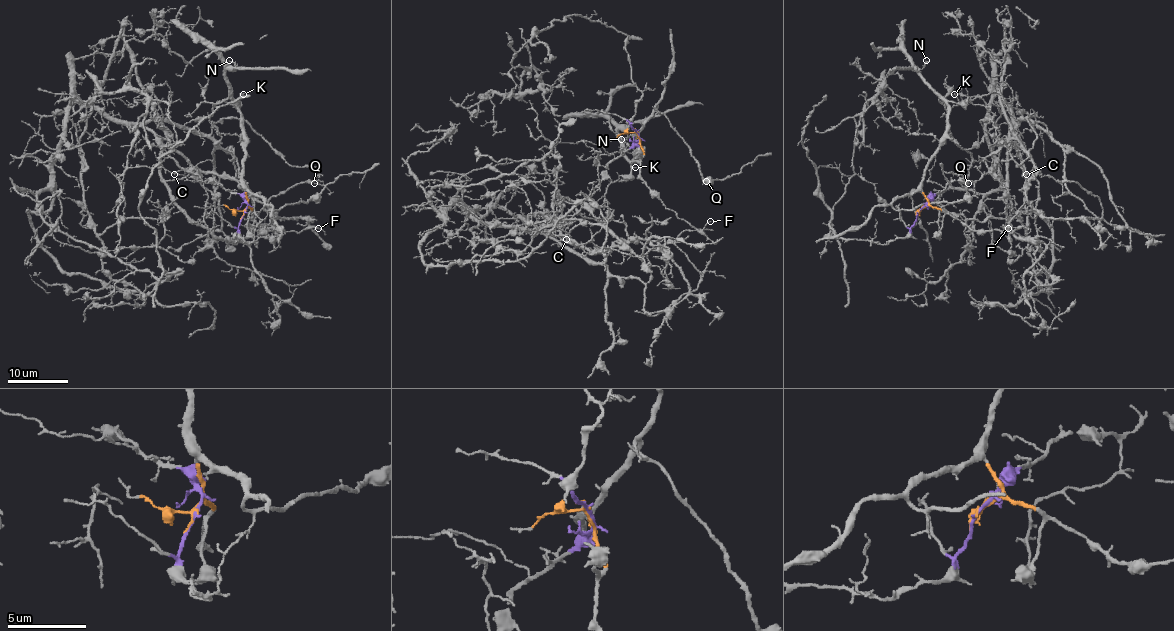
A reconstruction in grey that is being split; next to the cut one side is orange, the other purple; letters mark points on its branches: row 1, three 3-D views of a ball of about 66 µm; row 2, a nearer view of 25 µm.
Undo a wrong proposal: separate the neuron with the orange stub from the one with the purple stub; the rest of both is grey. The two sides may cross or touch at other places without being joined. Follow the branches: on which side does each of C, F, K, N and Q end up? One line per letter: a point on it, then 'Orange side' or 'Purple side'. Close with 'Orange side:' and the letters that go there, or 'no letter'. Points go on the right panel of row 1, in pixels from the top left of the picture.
C: Place: (1026, 174). Purple side
F: Place: (1008, 228). Orange side
K: Place: (954, 94). Orange side
N: Place: (926, 60). Orange side
Q: Place: (968, 183). Orange side
Orange side: F, K, N, Q

